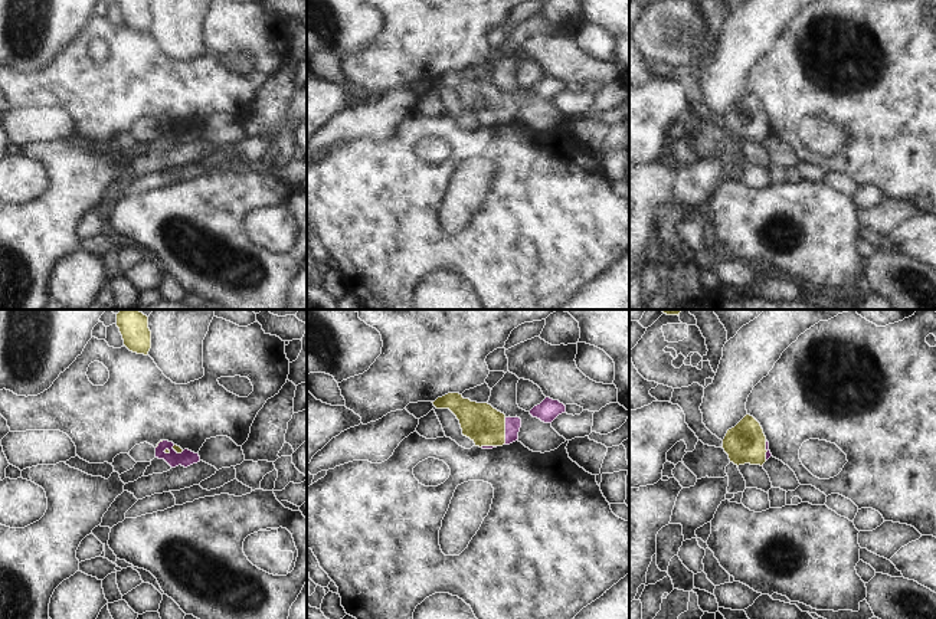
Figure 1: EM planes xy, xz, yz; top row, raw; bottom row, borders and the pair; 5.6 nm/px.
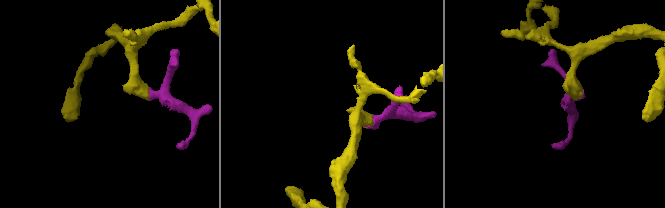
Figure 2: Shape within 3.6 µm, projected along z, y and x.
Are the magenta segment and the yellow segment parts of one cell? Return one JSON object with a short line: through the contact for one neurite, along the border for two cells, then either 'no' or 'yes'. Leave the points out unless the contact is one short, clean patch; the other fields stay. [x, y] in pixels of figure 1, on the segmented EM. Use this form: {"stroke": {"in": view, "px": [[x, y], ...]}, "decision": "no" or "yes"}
{"stroke": {"in": "xz", "px": [[513, 425], [506, 431], [491, 429], [480, 422]]}, "decision": "yes"}

